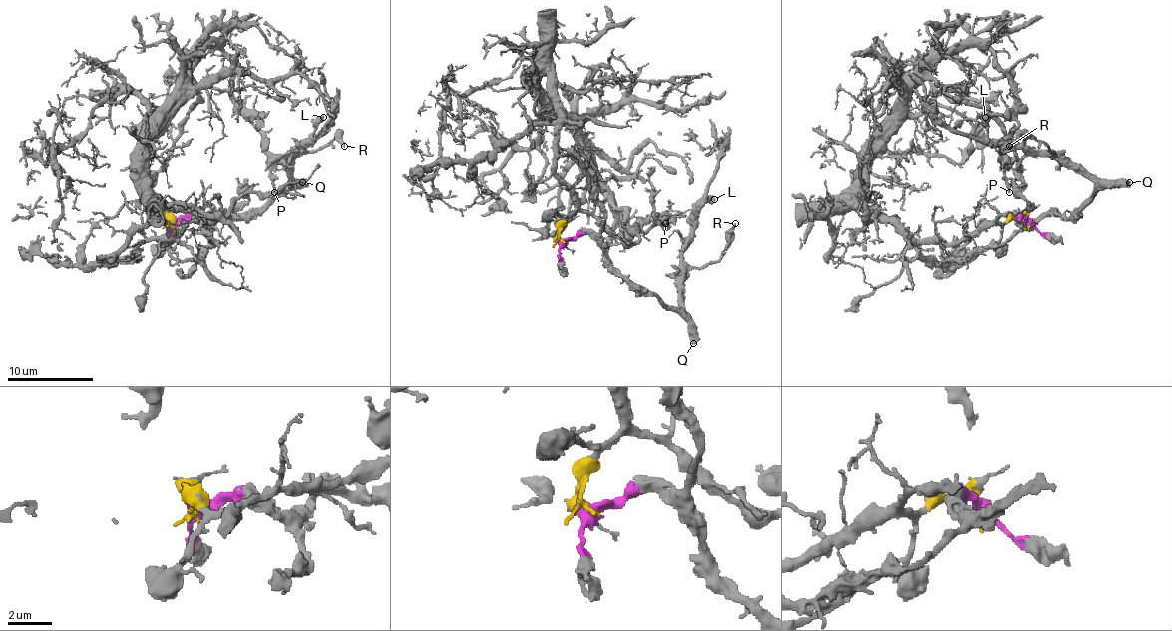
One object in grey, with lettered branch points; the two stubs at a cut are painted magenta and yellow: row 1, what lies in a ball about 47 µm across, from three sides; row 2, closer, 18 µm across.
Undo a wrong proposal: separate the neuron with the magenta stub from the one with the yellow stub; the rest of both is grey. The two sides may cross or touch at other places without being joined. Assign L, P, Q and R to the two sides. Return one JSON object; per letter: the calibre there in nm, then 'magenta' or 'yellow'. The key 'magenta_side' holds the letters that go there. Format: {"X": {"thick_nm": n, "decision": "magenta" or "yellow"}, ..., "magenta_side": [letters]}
{"L": {"thick_nm": 480, "decision": "magenta"}, "P": {"thick_nm": 180, "decision": "yellow"}, "Q": {"thick_nm": 600, "decision": "magenta"}, "R": {"thick_nm": 190, "decision": "magenta"}, "magenta_side": ["L", "Q", "R"]}

